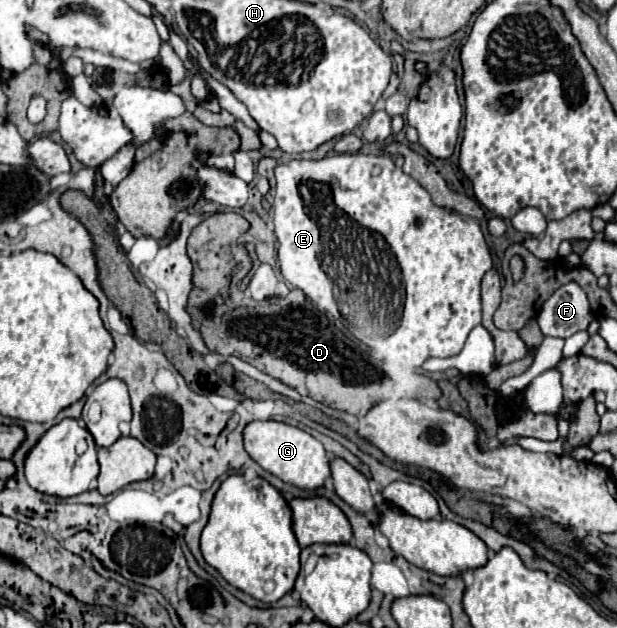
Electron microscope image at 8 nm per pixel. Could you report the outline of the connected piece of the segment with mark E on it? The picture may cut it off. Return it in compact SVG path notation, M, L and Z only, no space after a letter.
M330 154L320 160L290 160L286 164L276 166L276 202L274 202L274 234L278 240L278 264L280 272L286 282L294 288L300 288L320 310L330 312L336 320L344 322L346 328L372 350L380 352L382 356L408 364L408 366L422 366L428 358L446 358L456 356L470 330L480 324L480 280L486 270L492 268L492 256L486 246L484 234L480 224L470 218L462 218L454 212L448 212L436 206L430 194L408 174L402 172L394 164L390 156L372 156L372 154Z

